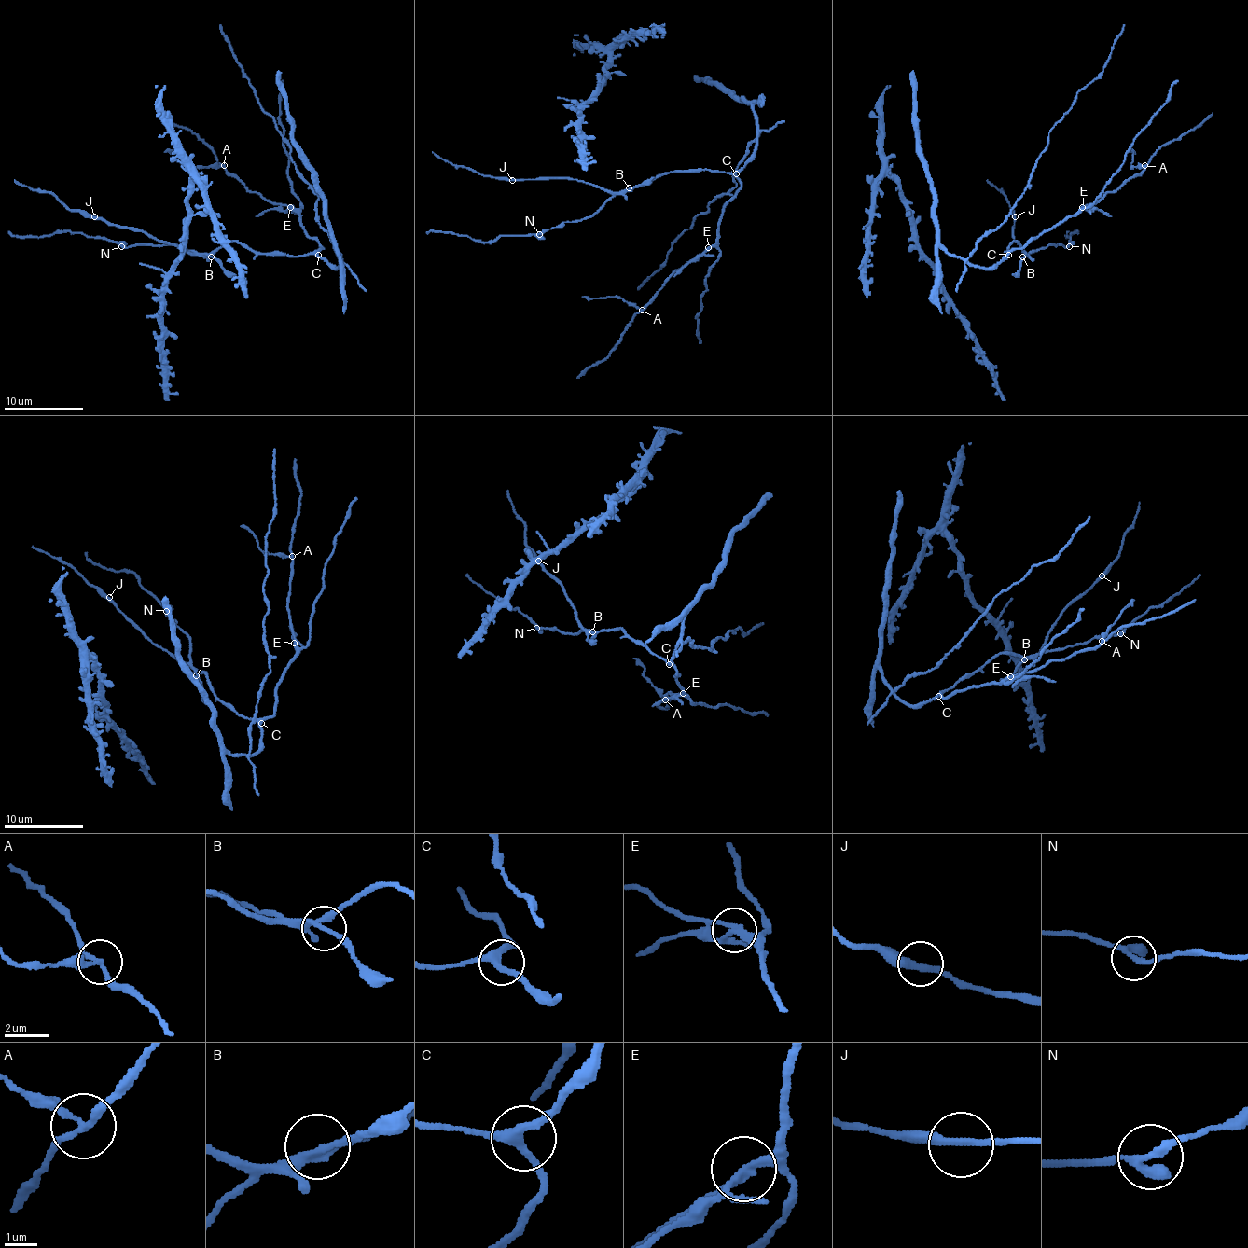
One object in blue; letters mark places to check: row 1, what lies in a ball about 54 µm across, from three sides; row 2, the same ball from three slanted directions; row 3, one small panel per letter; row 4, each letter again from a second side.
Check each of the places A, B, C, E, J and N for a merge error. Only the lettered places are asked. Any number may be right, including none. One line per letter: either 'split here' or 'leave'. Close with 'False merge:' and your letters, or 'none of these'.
A: split here
B: leave
C: leave
E: split here
J: leave
N: leave
False merge: A, E

